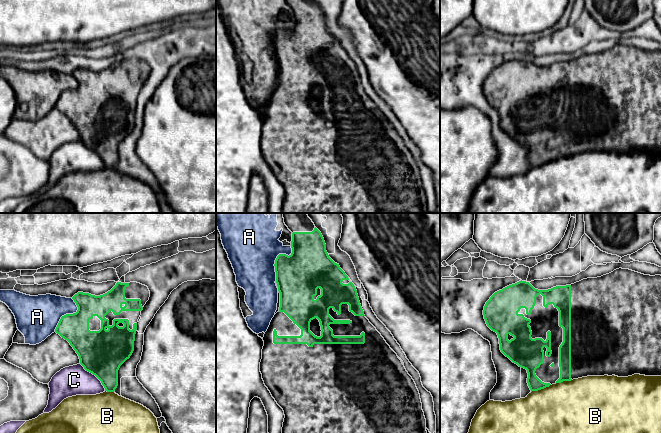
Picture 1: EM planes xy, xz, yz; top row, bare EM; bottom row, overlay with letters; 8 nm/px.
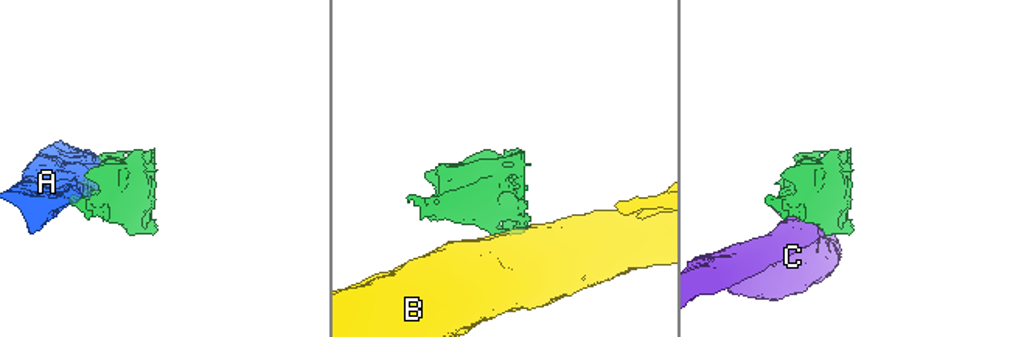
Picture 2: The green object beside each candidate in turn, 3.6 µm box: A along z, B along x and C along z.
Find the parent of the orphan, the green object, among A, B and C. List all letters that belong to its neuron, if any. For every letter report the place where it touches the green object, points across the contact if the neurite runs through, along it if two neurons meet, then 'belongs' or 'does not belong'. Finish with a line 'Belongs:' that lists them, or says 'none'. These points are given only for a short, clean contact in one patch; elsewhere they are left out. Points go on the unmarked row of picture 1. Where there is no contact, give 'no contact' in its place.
A: xz (276, 34) | does not belong
B: yz (540, 165) | does not belong
C: xy (94, 150) | does not belong
Belongs: none

